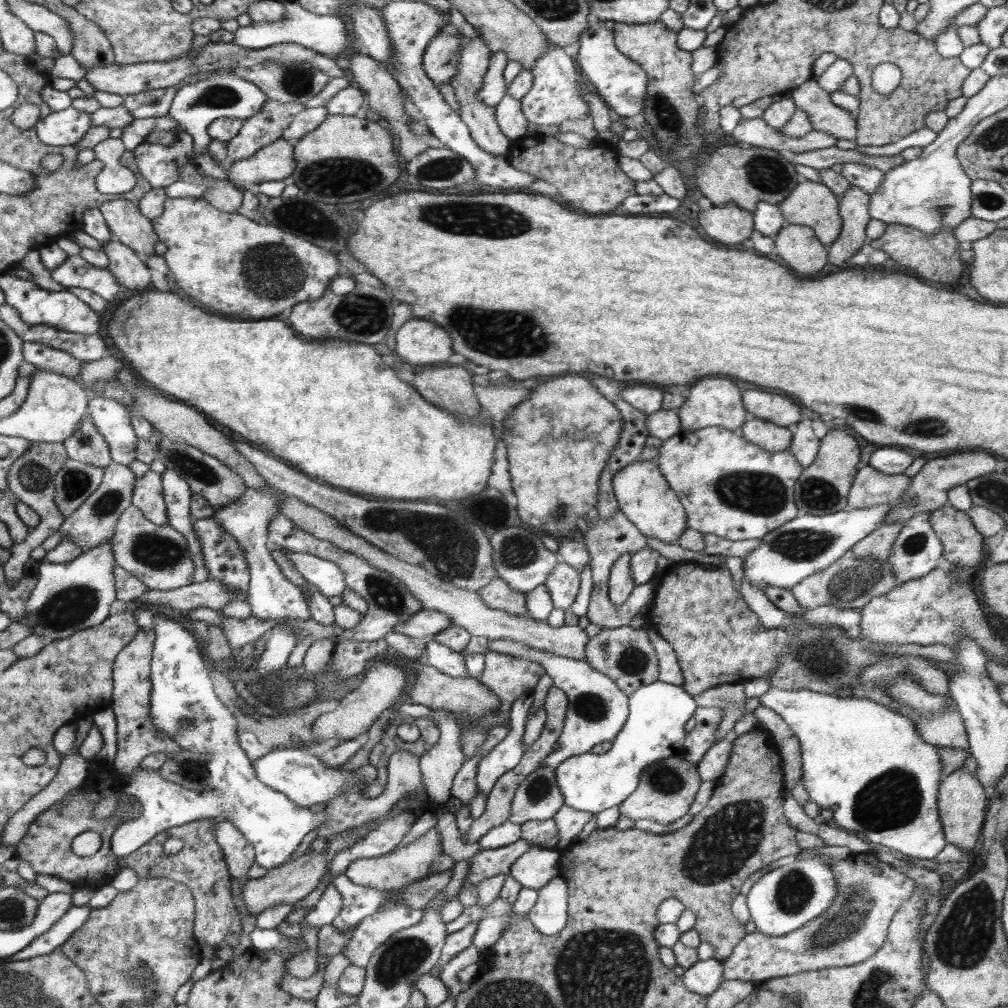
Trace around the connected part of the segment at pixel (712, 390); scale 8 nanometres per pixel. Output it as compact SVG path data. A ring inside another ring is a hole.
M706 378L694 384L690 389L690 396L677 410L680 428L684 431L697 431L709 426L724 427L739 432L741 426L749 417L743 404L742 389L732 380L726 378Z

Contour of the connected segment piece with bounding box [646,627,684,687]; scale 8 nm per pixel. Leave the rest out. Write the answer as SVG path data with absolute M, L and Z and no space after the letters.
M649 627L646 632L656 651L660 672L659 680L682 687L684 677L674 649L654 629Z

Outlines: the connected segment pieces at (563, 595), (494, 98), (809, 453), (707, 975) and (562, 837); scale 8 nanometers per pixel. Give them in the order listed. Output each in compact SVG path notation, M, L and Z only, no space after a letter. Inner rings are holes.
M557 561L554 571L545 582L553 608L570 608L580 590L580 573L564 561Z
M496 51L491 53L491 55L489 57L490 64L484 75L484 81L482 81L480 89L478 89L478 98L480 98L482 104L495 109L507 92L508 84L504 81L502 72L505 71L509 58L506 57L504 51Z
M804 418L796 423L796 430L792 434L792 442L788 449L794 453L798 463L806 468L812 464L819 451L821 440L817 438L812 428L810 418Z
M713 957L696 961L690 968L685 969L679 979L690 992L707 997L724 981L723 971L721 960Z
M562 806L553 817L559 834L559 841L554 849L561 852L570 848L574 844L573 838L582 831L592 816L593 814L590 812L582 812L570 806Z

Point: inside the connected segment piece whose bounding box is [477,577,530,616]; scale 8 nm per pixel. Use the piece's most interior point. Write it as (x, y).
(497, 594)

